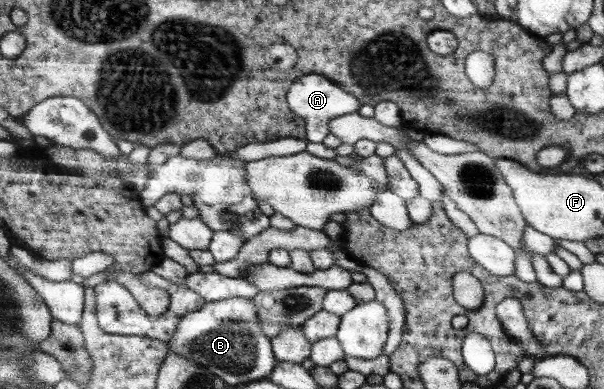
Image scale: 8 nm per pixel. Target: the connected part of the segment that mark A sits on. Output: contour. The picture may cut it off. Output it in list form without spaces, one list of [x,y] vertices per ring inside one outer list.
[[[309,73],[299,77],[291,85],[286,101],[290,110],[305,120],[306,140],[309,143],[321,143],[329,135],[328,123],[330,119],[346,113],[355,113],[362,106],[362,103],[351,93],[345,92],[339,85],[317,73]]]

